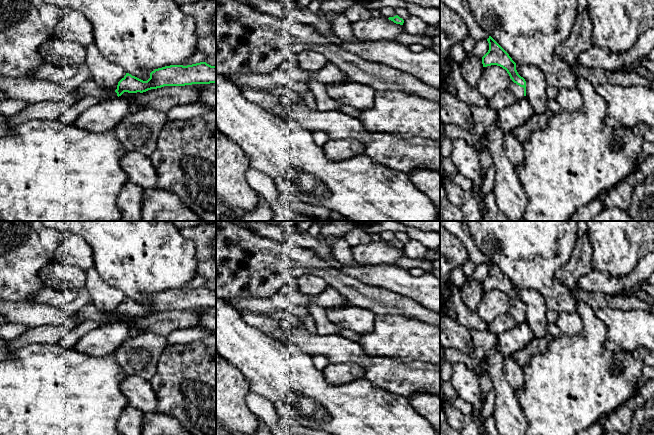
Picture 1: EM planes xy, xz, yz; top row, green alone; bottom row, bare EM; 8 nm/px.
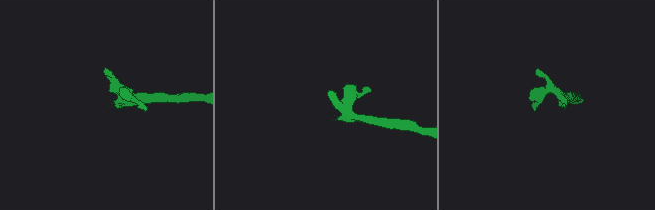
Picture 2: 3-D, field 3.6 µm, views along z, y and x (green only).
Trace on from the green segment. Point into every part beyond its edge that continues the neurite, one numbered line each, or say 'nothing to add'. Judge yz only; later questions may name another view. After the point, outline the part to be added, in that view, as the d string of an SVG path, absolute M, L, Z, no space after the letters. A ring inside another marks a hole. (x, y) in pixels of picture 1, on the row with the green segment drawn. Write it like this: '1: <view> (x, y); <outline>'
1: yz (518, 92); M511 79L511 83L508 87L508 89L511 91L511 93L514 95L514 97L518 100L518 99L522 99L524 98L524 88L520 87L519 85L517 85L516 83L514 83Z

